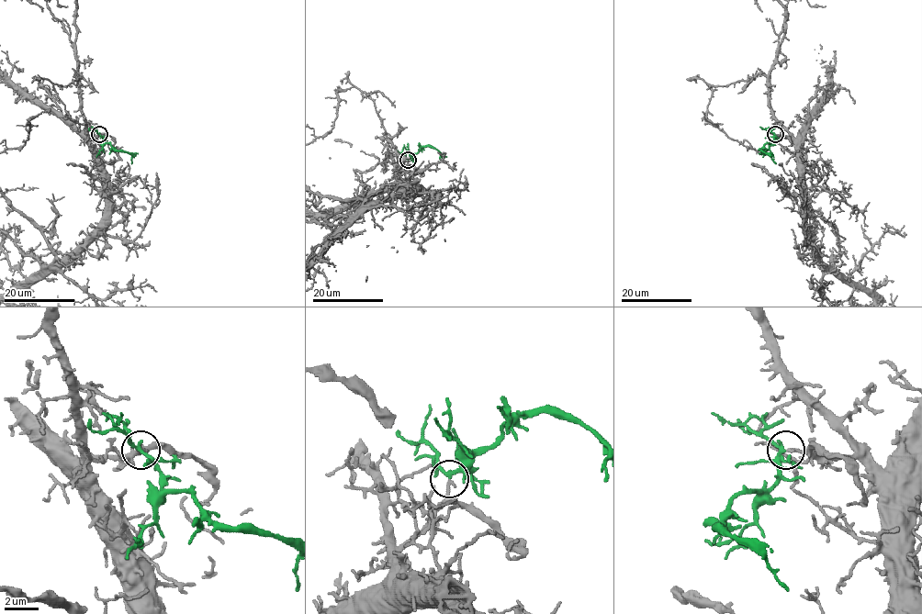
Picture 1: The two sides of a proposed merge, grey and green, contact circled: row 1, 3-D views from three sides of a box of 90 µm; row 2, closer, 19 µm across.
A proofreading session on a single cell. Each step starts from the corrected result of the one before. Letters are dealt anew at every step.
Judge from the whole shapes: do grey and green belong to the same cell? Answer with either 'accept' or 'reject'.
accept

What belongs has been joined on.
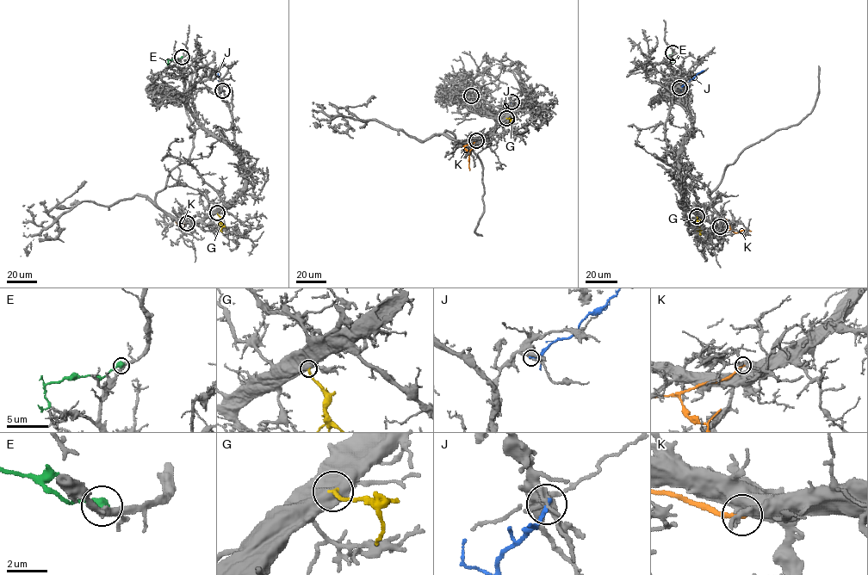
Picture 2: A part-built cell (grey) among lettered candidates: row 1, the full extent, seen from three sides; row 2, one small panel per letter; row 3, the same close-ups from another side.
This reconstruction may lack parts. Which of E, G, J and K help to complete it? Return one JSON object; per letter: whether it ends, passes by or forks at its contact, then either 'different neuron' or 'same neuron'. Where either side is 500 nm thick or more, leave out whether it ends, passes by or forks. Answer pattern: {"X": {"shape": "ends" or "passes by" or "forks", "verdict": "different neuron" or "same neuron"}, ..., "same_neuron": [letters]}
{"E": {"shape": "ends", "verdict": "different neuron"}, "G": {"verdict": "same neuron"}, "J": {"shape": "ends", "verdict": "different neuron"}, "K": {"shape": "ends", "verdict": "different neuron"}, "same_neuron": ["G"]}

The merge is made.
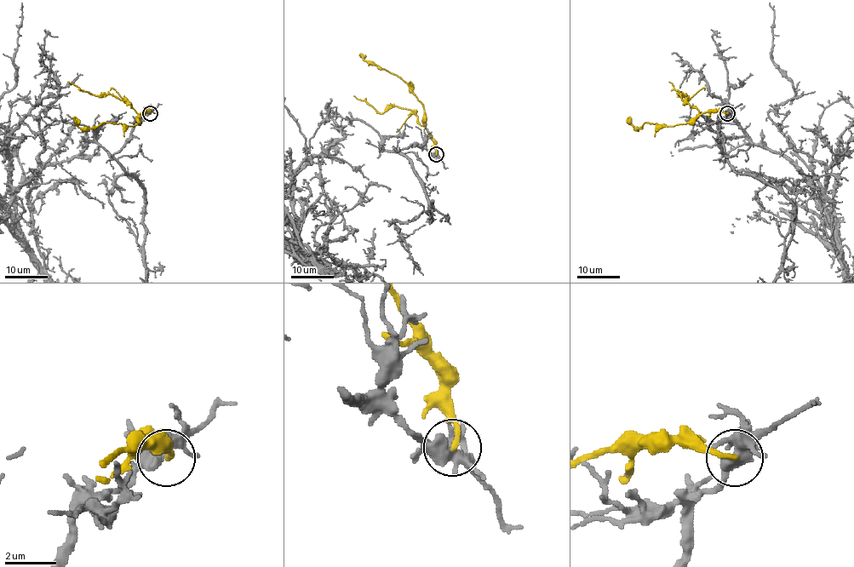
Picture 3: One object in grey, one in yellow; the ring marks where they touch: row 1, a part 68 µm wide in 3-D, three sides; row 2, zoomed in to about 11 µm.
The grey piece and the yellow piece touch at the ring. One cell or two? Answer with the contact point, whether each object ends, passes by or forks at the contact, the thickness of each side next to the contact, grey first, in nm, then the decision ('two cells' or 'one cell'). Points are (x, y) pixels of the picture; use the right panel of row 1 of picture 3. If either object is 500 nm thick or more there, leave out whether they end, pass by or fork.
place (727, 113); grey forks; yellow ends; calibres 480 and 200 nm; two cells

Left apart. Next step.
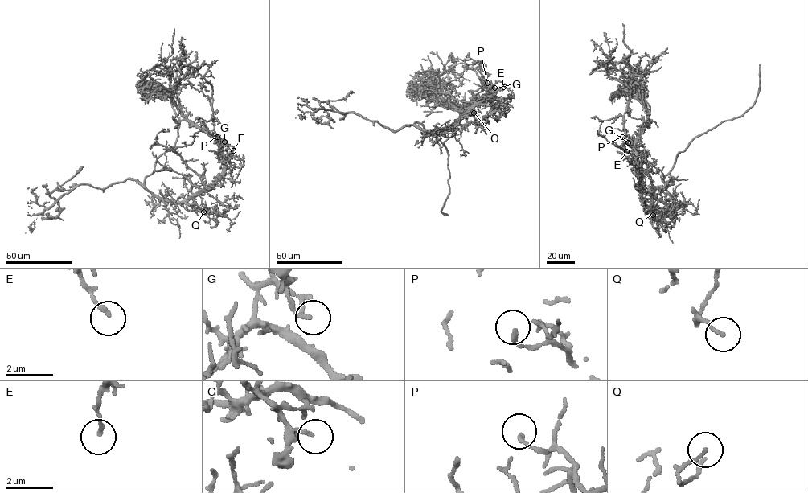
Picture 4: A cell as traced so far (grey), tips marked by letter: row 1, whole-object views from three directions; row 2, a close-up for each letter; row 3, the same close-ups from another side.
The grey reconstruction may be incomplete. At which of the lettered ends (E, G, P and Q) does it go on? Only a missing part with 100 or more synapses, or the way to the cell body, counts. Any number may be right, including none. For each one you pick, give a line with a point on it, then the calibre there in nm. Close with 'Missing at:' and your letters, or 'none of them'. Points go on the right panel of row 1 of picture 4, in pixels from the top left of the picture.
Missing at: none of them

